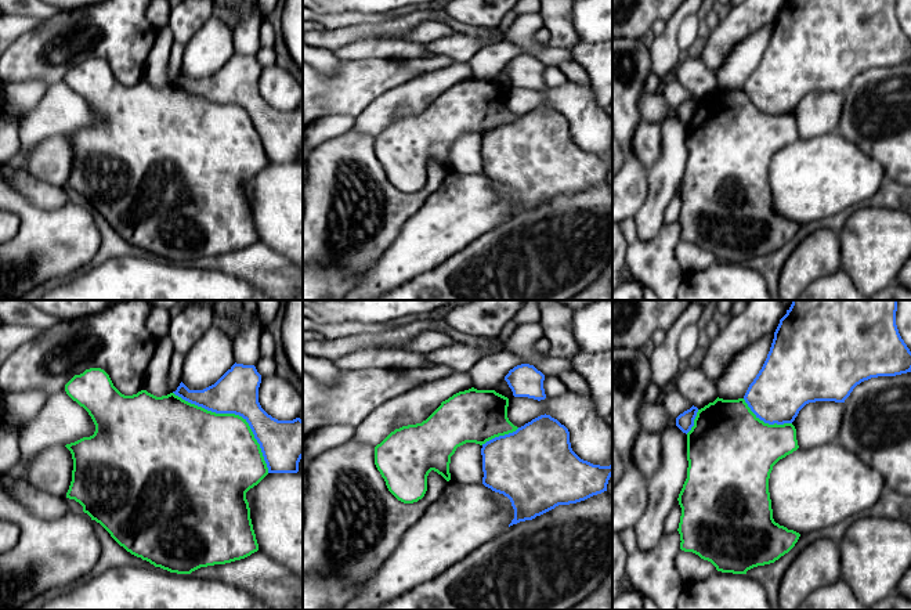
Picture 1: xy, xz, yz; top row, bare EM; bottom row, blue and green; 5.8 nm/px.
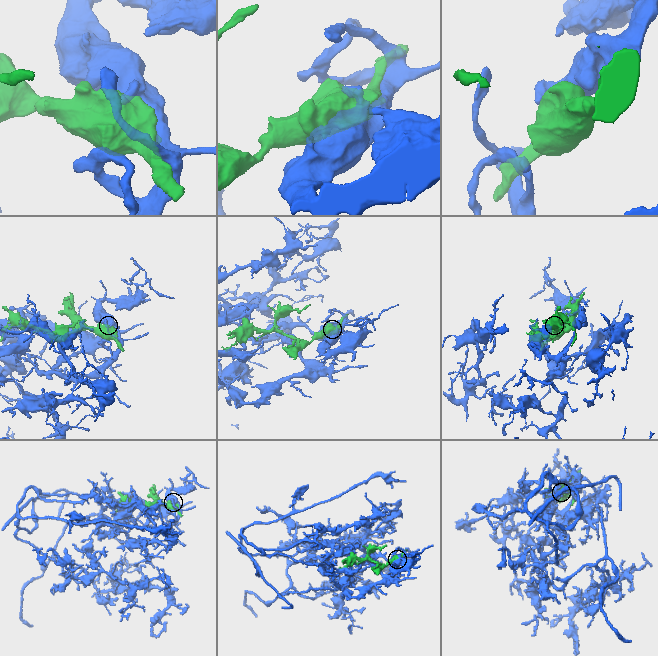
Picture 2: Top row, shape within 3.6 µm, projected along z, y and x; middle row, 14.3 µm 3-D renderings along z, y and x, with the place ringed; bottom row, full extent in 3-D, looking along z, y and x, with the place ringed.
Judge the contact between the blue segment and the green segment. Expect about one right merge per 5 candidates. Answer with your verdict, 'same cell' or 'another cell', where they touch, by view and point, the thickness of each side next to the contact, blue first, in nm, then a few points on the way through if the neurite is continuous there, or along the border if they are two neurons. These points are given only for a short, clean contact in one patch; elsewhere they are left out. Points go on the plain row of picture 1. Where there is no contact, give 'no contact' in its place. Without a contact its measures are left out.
another cell | xy (235, 104) | 260/460 nm

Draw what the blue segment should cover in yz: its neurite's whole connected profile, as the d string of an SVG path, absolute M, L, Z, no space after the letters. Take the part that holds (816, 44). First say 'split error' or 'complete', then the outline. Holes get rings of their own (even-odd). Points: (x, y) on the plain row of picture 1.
complete | M787 0L767 48L744 86L745 93L764 113L792 113L809 93L845 93L864 71L911 62L911 41L899 24L896 1Z

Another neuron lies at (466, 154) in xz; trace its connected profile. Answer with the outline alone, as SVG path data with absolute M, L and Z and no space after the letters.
M466 133L456 138L451 147L451 170L459 174L482 174L482 136Z

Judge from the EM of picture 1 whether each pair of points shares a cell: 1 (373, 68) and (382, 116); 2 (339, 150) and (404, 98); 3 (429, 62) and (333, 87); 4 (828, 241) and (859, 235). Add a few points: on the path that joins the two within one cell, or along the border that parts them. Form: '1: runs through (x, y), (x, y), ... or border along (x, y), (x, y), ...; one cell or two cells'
1: border along (407, 82), (379, 94), (355, 118); two cells
2: border along (351, 129), (373, 137); two cells
3: runs through (405, 71), (372, 76), (357, 83); one cell
4: border along (837, 233), (841, 241), (841, 267); two cells

